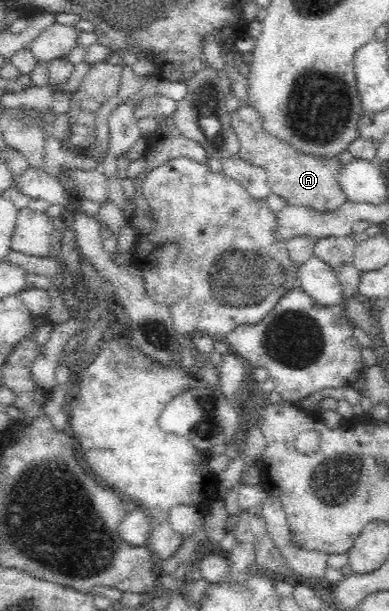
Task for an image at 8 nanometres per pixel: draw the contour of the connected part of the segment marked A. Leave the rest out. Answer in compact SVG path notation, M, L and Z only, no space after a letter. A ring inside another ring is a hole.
M244 104L233 114L231 124L239 137L238 155L248 163L261 167L267 175L272 194L284 197L290 206L312 208L314 211L330 212L348 201L339 182L343 162L338 158L320 158L298 152L290 146L266 134L262 130L262 118L254 108Z

